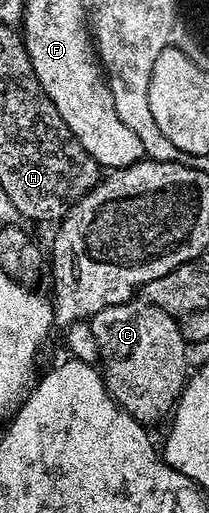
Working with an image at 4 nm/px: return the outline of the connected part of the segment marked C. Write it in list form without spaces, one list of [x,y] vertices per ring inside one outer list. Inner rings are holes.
[[[127,303],[114,307],[116,311],[102,309],[93,315],[90,326],[100,354],[108,351],[108,355],[112,355],[112,375],[116,375],[116,383],[120,383],[120,387],[116,387],[116,391],[120,391],[116,402],[134,418],[144,415],[144,419],[148,419],[148,415],[156,415],[156,411],[164,411],[164,407],[172,411],[186,386],[186,342],[182,331],[176,335],[181,324],[178,322],[172,327],[176,319],[152,303],[149,307],[129,307]]]

